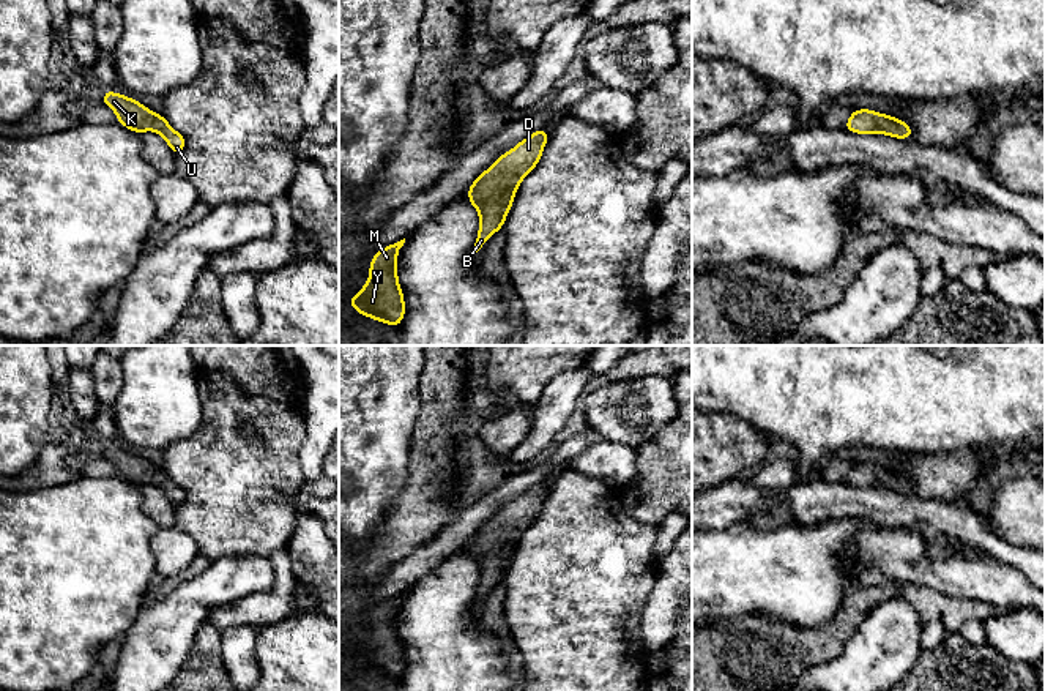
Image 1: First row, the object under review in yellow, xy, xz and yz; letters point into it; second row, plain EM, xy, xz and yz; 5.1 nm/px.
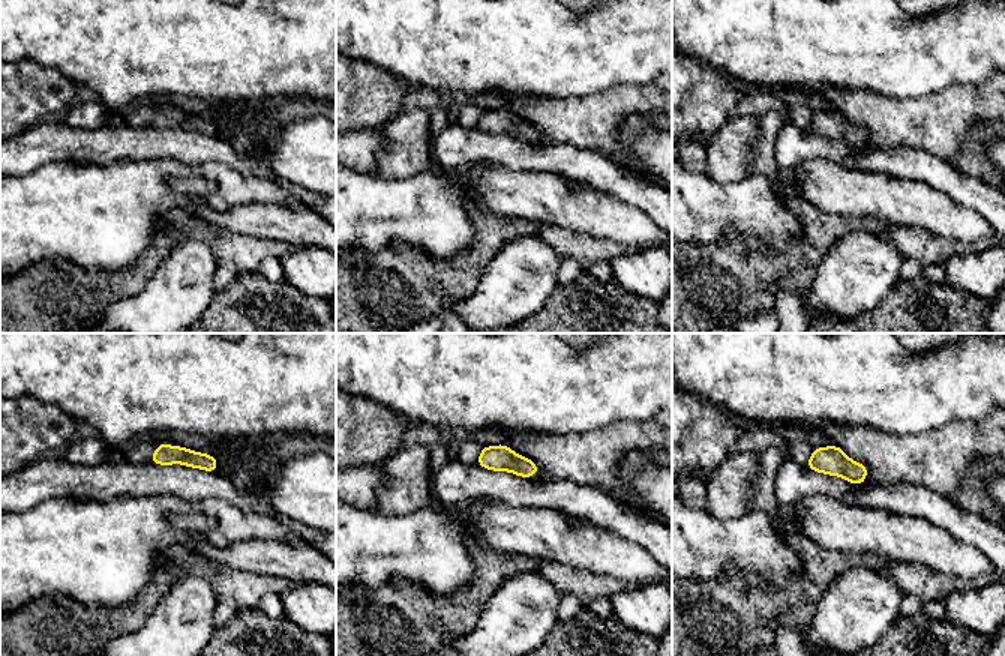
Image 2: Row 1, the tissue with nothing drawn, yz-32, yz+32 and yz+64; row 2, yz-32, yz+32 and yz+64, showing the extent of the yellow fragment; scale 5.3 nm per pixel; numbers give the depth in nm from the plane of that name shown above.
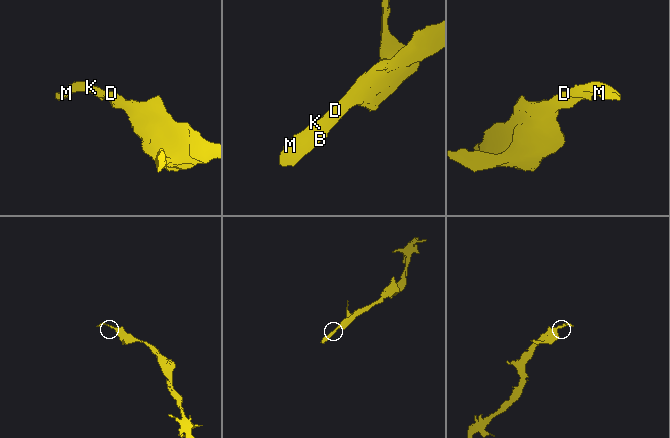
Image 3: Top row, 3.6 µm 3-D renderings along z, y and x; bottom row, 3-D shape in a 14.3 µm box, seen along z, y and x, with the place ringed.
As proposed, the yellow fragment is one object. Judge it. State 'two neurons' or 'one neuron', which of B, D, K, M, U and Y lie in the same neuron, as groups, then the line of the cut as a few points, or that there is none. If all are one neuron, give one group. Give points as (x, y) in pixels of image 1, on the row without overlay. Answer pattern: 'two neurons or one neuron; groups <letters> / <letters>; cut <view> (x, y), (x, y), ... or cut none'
one neuron; groups B D K M U Y; cut none

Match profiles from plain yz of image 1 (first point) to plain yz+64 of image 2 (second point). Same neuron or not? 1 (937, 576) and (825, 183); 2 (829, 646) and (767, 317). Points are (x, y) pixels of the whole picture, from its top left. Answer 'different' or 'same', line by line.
1: same
2: different

